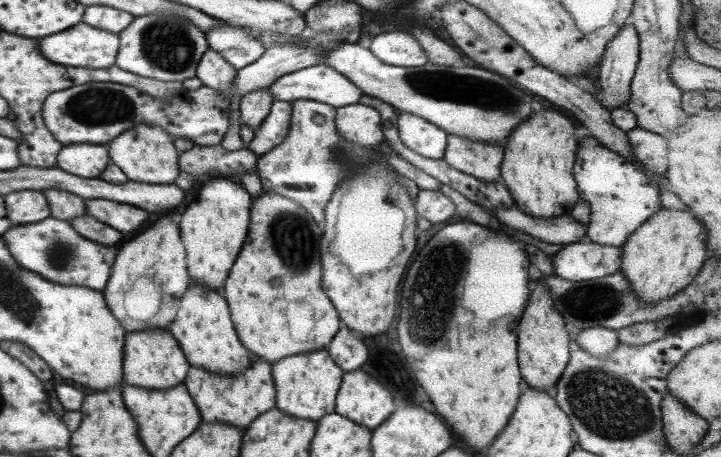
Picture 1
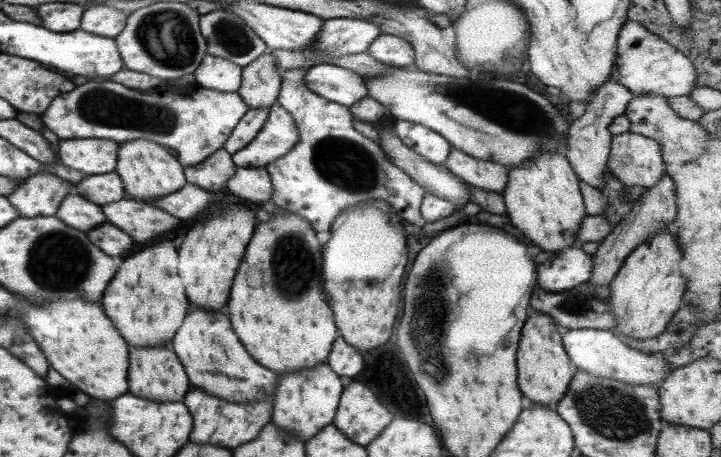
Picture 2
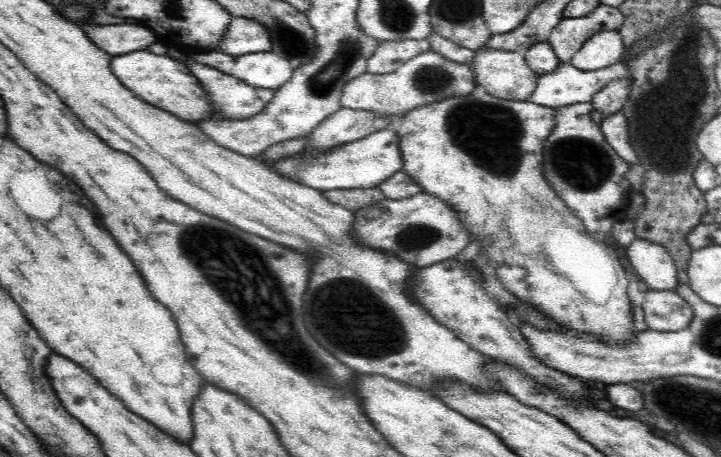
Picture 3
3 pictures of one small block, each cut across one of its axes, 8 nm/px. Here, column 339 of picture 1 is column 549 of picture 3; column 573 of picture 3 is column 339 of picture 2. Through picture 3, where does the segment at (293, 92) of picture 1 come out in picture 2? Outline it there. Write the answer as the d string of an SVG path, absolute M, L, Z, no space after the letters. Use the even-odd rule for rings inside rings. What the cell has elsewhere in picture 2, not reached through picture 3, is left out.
M333 63L310 66L302 81L317 96L329 102L337 102L341 106L351 106L367 96L367 86L361 77Z

